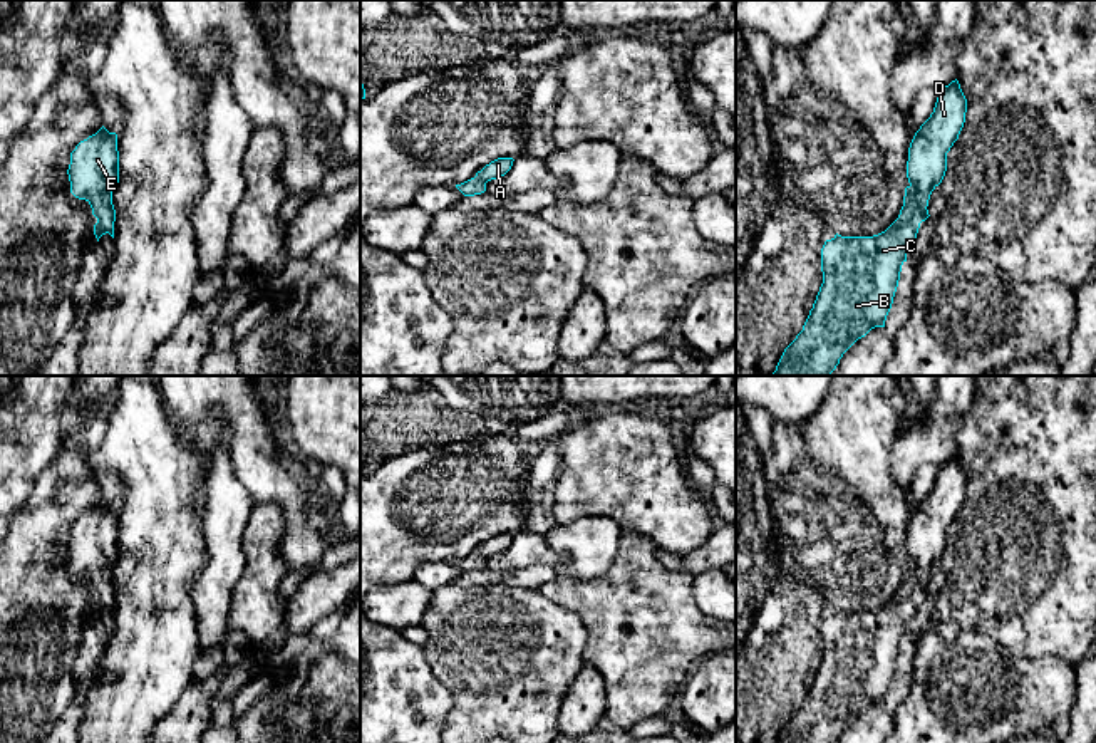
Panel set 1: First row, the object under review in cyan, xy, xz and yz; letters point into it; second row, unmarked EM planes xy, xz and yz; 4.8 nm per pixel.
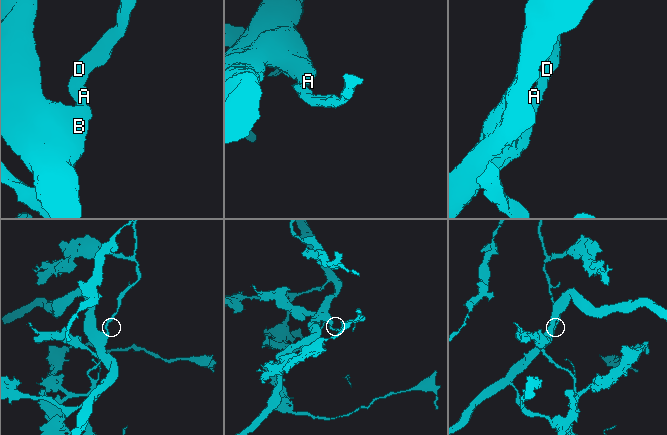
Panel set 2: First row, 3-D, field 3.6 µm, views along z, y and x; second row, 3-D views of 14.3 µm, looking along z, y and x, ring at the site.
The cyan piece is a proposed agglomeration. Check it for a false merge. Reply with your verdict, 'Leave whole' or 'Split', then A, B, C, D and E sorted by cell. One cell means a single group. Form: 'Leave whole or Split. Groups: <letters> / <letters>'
Leave whole. Groups: A B C D E

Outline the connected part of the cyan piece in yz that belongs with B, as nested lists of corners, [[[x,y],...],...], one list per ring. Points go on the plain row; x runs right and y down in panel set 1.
[[[959,456],[938,465],[930,493],[915,508],[907,537],[908,562],[898,594],[873,612],[835,611],[821,624],[823,659],[803,701],[803,706],[784,725],[776,743],[836,743],[843,730],[875,703],[885,703],[898,662],[907,627],[915,619],[920,599],[928,590],[932,567],[942,559],[947,547],[947,528],[959,515],[965,498],[967,475]]]

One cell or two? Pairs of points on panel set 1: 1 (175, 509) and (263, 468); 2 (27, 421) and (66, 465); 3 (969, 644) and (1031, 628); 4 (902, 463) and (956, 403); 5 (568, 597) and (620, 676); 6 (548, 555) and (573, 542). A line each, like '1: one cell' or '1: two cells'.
1: two cells
2: two cells
3: two cells
4: one cell
5: one cell
6: two cells

